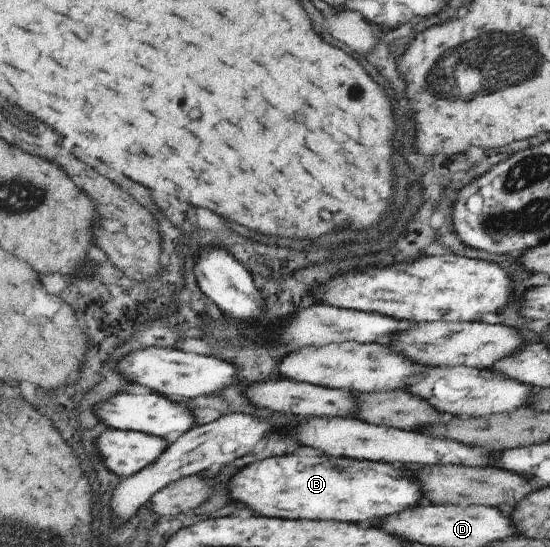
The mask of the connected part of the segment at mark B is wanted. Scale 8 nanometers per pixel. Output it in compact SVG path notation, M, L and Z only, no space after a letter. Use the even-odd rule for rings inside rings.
M282 455L264 459L244 467L234 479L230 481L230 495L234 501L240 503L260 515L266 517L284 517L284 519L332 519L332 521L346 521L346 523L364 523L372 525L380 515L392 515L420 499L420 487L416 483L414 493L414 479L410 471L386 462L373 462L368 460L334 459L326 455Z

